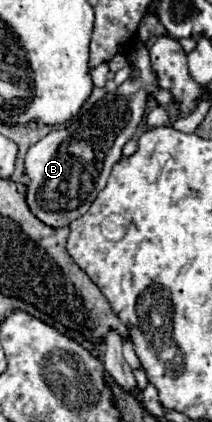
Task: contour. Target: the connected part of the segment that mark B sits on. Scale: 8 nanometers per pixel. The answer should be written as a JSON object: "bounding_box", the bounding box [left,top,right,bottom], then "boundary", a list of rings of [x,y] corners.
{"bounding_box":[24,45,158,226],"boundary":[[[137,45],[127,58],[139,69],[138,80],[126,80],[116,92],[108,92],[98,104],[94,104],[82,118],[66,128],[50,132],[26,154],[24,166],[26,176],[30,178],[26,202],[30,212],[46,226],[68,226],[72,220],[88,212],[90,200],[94,200],[106,186],[112,166],[120,160],[124,144],[132,138],[138,122],[142,120],[148,94],[158,88],[145,45]]]}

